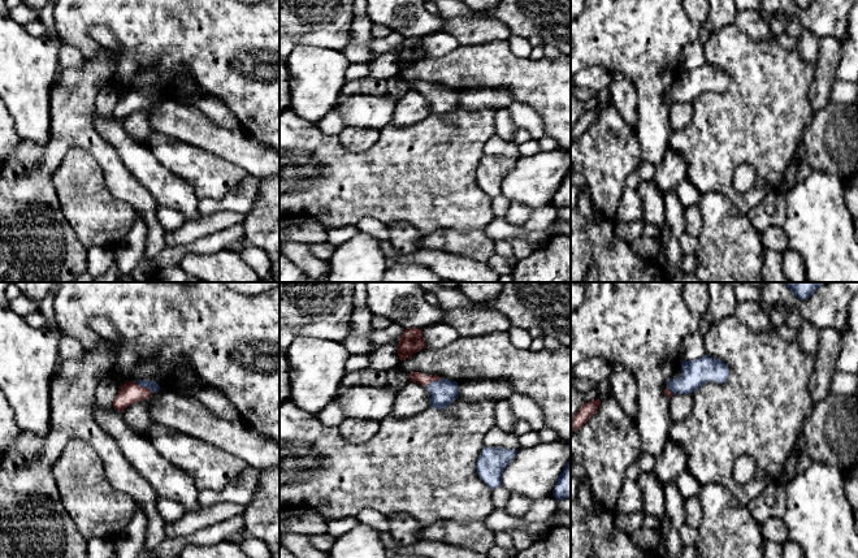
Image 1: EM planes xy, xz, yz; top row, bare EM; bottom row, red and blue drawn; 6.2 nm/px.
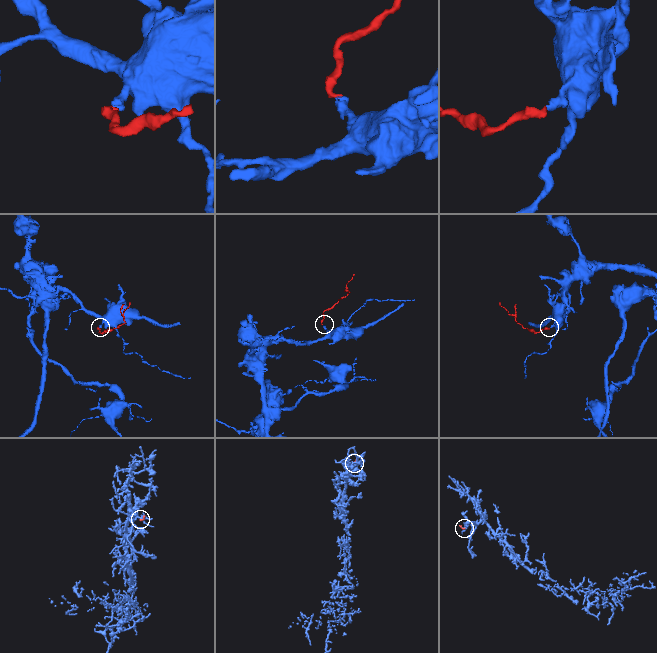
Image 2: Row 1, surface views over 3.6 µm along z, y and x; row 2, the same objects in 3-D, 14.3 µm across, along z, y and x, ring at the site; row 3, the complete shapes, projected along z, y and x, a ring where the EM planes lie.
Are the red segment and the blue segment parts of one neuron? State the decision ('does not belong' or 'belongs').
belongs

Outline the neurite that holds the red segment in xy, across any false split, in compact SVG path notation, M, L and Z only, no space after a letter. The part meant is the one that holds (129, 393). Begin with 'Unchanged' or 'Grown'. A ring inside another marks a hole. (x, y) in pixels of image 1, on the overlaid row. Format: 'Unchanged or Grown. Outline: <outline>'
Grown. Outline: M127 381L120 386L120 390L113 401L113 407L118 411L124 411L127 406L138 401L148 399L155 392L159 390L160 386L155 381Z

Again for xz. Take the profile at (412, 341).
Unchanged. Outline: M408 328L404 329L402 338L398 346L398 356L399 360L406 360L411 358L413 354L426 347L425 339L422 337L422 328Z

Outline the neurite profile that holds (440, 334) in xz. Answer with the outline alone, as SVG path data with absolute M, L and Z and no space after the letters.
M438 321L422 328L422 337L428 347L443 349L456 341L460 336L448 324Z

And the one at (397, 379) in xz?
M394 367L386 371L389 386L402 389L411 379L410 375L403 372L399 367Z

